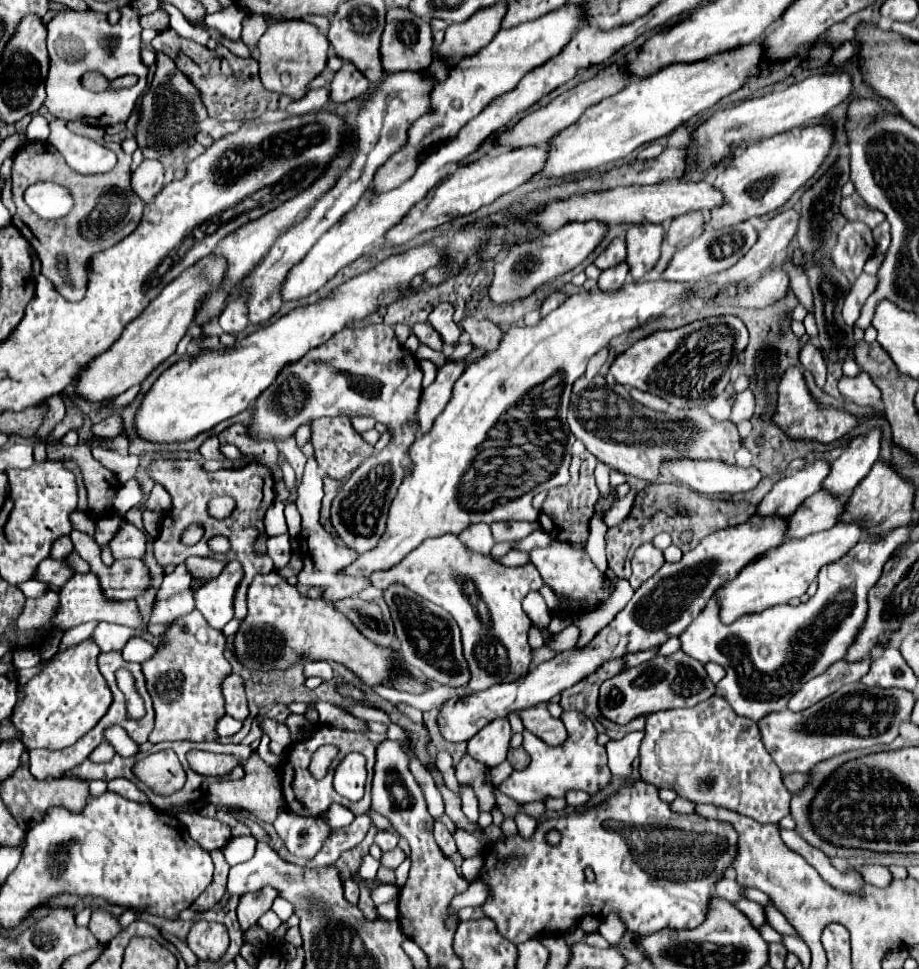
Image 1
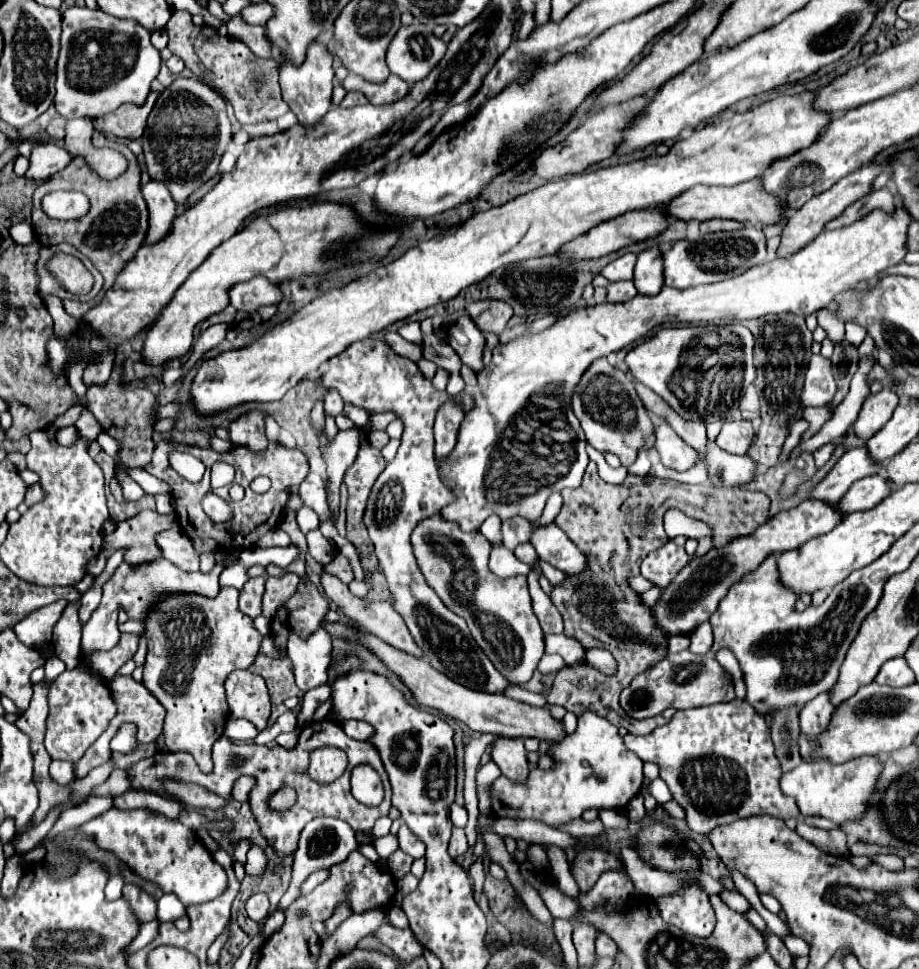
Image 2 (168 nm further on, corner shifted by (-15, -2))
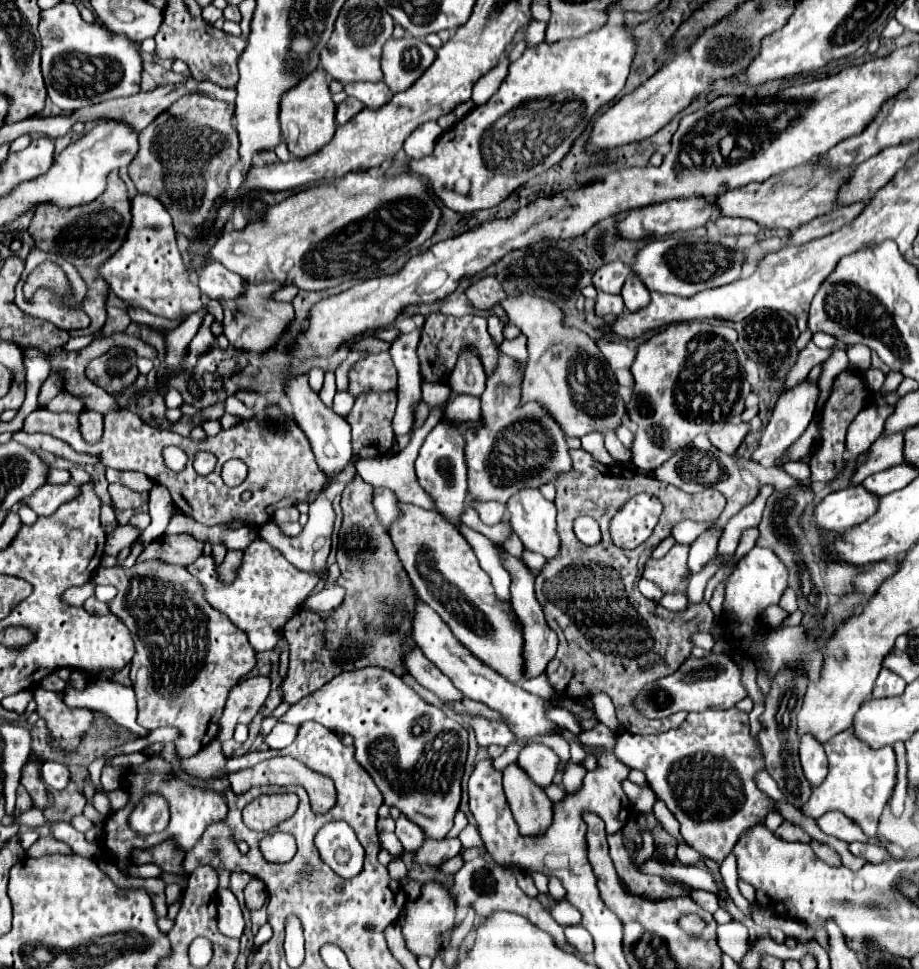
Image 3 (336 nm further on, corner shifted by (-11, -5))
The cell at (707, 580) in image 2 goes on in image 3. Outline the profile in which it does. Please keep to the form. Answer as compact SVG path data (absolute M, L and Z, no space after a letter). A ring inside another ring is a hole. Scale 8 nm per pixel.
M850 486L828 494L816 508L814 520L820 530L848 532L852 526L868 520L878 506L878 498L866 492L862 486Z

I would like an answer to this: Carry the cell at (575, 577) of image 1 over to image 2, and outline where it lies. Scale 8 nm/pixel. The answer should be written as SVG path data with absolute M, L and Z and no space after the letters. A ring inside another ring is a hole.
M536 521L534 531L530 535L530 543L536 549L540 559L558 567L566 575L580 573L586 567L584 555L578 551L578 547L568 539L568 535L556 523L542 527Z

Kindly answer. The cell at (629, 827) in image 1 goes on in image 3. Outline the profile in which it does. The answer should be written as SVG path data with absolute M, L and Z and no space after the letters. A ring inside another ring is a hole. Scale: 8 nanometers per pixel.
M686 914L686 916L680 916L680 928L688 934L698 936L706 928L706 922L696 914Z

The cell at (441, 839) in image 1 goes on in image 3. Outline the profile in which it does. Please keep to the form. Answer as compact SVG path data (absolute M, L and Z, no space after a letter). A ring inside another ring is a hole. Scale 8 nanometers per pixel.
M444 838L444 840L426 840L422 848L414 855L414 861L419 864L444 864L452 856L460 854L462 844L458 838Z

